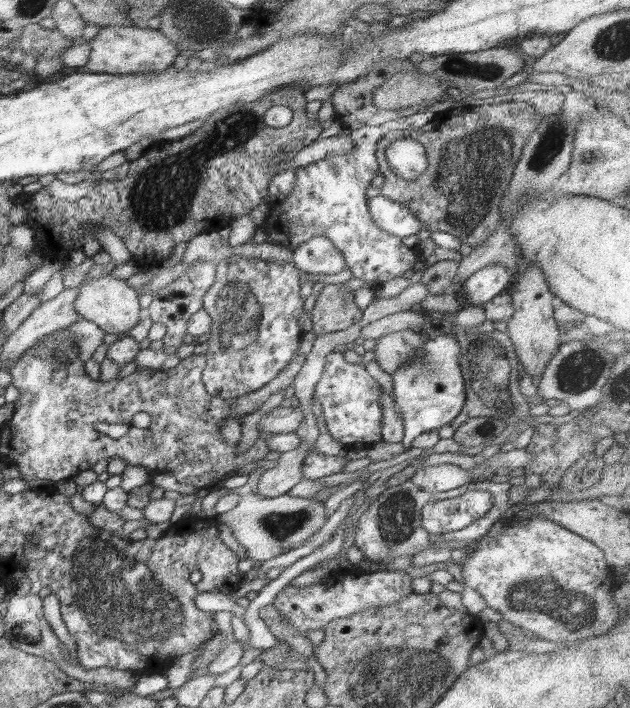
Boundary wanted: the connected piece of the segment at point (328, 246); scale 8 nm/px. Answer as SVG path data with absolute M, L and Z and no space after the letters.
M324 236L310 238L293 250L293 263L303 274L338 274L346 267L343 254Z

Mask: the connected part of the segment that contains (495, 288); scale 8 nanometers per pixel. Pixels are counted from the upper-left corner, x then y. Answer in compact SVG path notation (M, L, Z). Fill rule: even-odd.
M488 265L468 277L458 291L462 292L461 298L467 299L469 305L483 307L486 302L504 293L506 286L513 282L510 269L504 265Z

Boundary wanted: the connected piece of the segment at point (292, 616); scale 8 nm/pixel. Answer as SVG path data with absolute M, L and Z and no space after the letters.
M371 572L370 574L346 574L342 582L326 582L325 579L310 586L297 587L286 584L286 588L274 598L274 608L293 624L301 633L307 635L308 629L323 629L323 627L336 618L347 618L354 613L362 612L368 607L384 607L400 601L404 595L413 592L415 587L415 572Z

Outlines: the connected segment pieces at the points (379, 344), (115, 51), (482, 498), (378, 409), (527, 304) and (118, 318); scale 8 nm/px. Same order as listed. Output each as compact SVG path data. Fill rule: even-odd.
M413 330L393 332L376 339L375 361L390 375L414 355L420 355L424 337Z
M106 25L102 26L97 36L88 42L91 53L88 63L85 65L88 68L80 68L88 70L93 74L147 74L148 72L163 72L173 66L175 58L182 52L158 29L148 27Z
M467 491L465 494L450 500L434 500L428 502L421 511L421 526L429 534L444 534L467 528L472 522L483 518L494 505L490 491Z
M332 351L326 355L324 372L316 384L313 398L320 402L321 416L334 440L348 448L367 449L382 441L382 392L382 387L366 371L364 364L347 362L342 353Z
M538 265L528 266L526 272L522 272L522 276L514 283L516 287L510 296L515 311L507 322L507 330L519 360L521 374L528 373L531 378L542 376L548 361L560 347L560 335L564 331L558 329L560 324L553 315L555 308L552 307L552 300L555 294L550 291L546 275Z
M100 276L90 282L82 283L78 288L78 297L74 299L74 308L77 314L82 314L84 320L97 324L106 334L120 334L130 332L140 321L140 291L131 288L125 280Z

